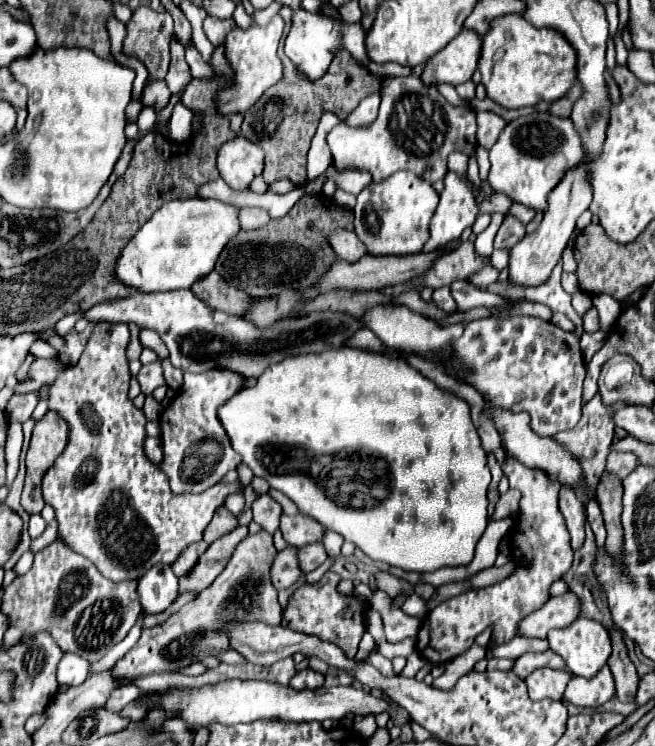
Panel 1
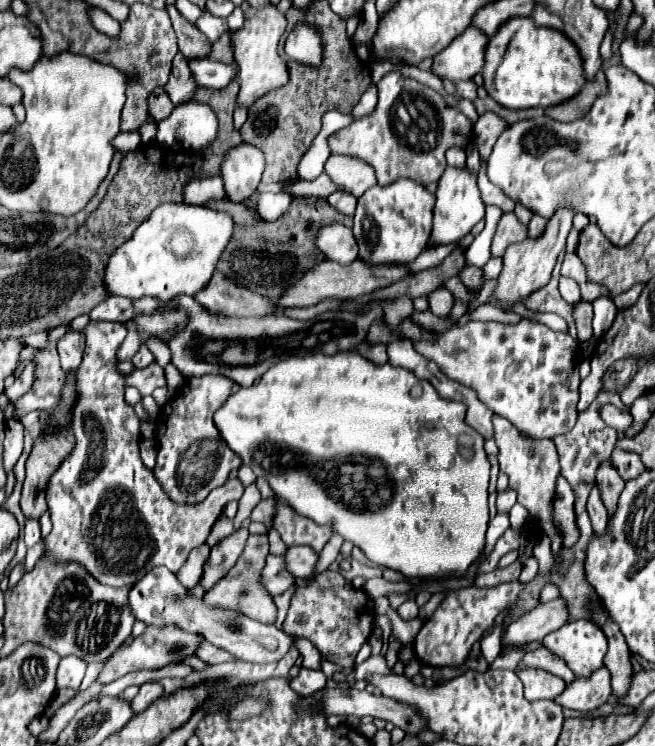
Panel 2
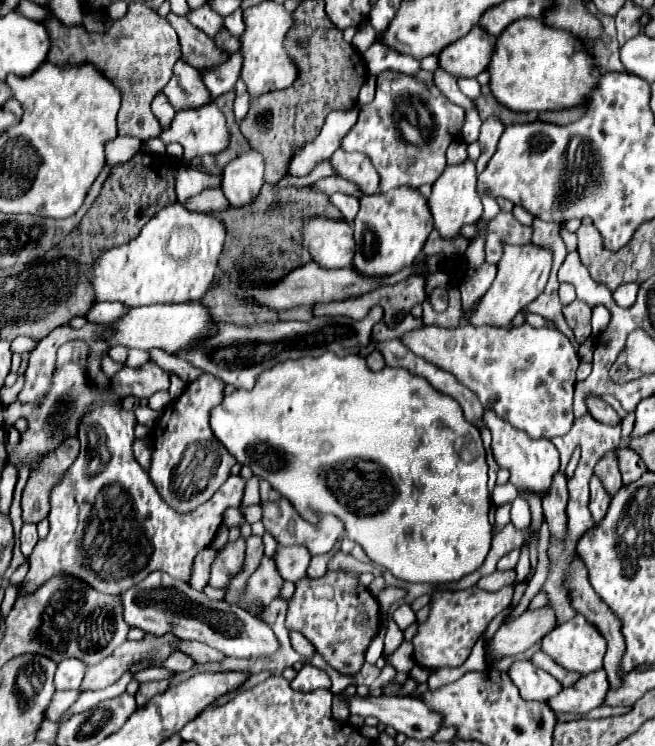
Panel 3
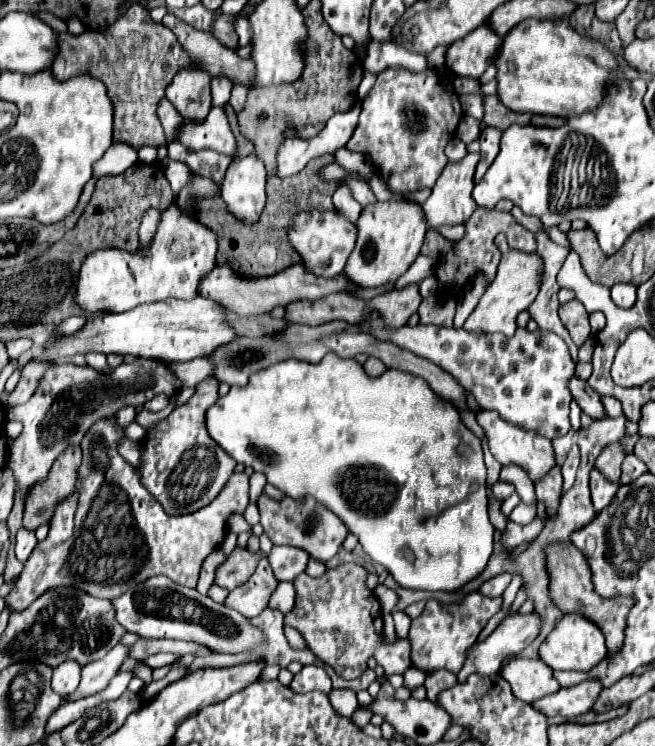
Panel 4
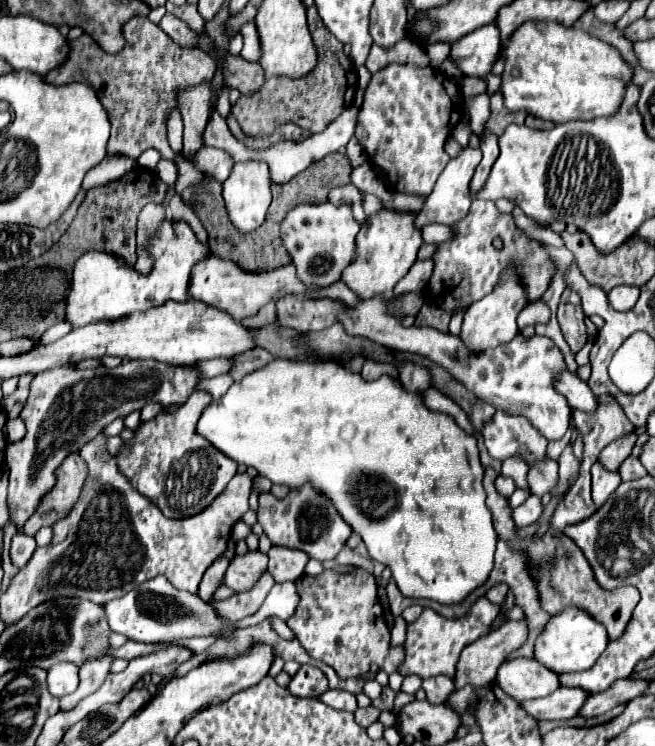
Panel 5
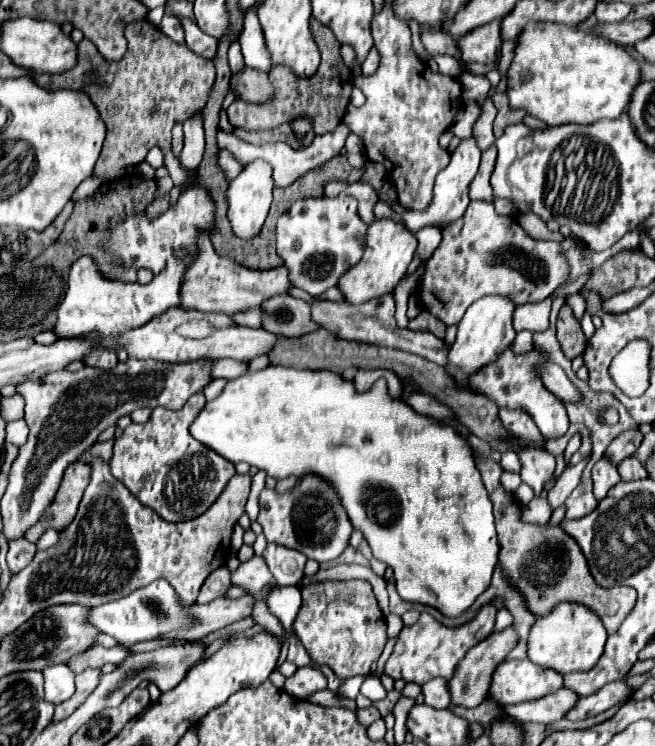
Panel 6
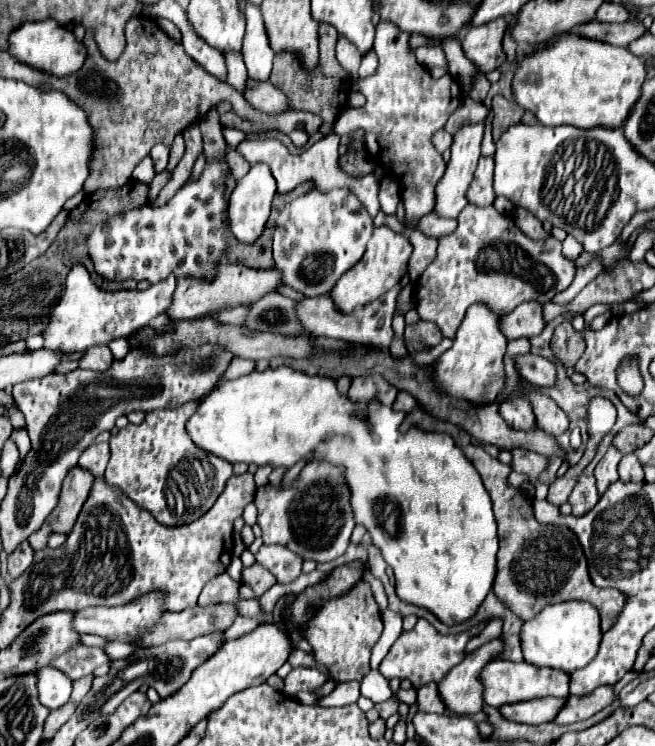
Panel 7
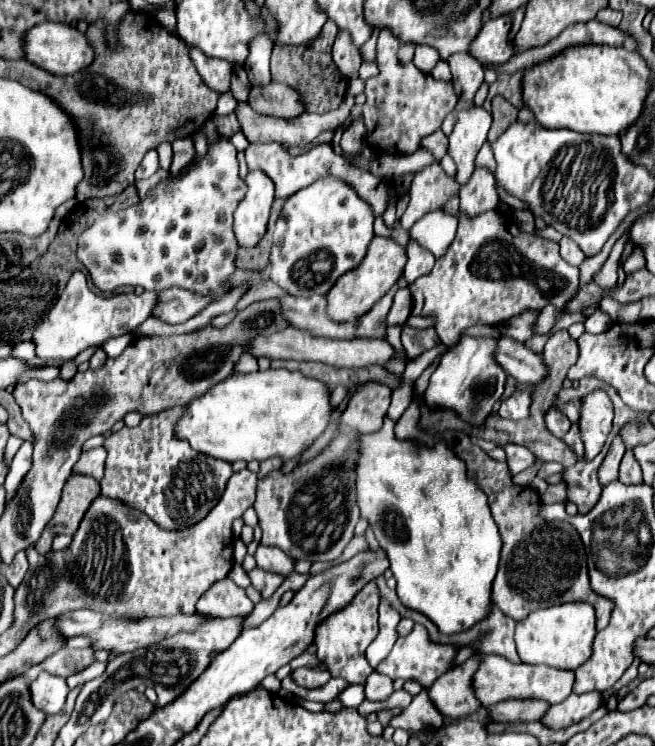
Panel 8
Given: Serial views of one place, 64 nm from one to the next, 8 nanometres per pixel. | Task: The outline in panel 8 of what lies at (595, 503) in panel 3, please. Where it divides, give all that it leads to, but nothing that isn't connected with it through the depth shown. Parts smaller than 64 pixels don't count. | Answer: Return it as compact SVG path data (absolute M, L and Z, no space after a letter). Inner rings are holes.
M616 436L610 444L610 450L604 458L604 462L600 464L598 468L598 480L600 480L600 486L606 486L610 482L616 482L618 480L618 466L620 466L620 460L624 456L624 444L622 440Z

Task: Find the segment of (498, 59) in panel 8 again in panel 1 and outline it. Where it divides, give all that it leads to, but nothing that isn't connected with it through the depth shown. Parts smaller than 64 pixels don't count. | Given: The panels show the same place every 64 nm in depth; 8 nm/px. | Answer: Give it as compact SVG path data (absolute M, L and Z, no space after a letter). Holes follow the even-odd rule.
M462 30L446 48L442 48L436 56L432 56L420 80L424 86L436 84L452 84L458 86L472 78L478 56L480 56L480 36L472 30Z

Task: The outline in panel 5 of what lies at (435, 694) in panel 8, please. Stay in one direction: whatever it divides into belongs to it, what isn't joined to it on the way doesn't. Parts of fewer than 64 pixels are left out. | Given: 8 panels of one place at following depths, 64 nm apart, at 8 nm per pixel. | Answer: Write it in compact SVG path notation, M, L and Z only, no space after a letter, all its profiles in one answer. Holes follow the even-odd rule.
M510 620L510 622L504 622L498 630L492 630L490 634L482 636L480 640L472 642L468 648L464 648L462 656L460 656L460 662L458 662L458 672L454 676L454 682L456 682L456 688L462 688L466 684L472 684L472 686L484 686L484 684L490 684L494 678L496 678L496 672L500 668L500 664L514 652L518 650L528 638L528 624L526 620Z

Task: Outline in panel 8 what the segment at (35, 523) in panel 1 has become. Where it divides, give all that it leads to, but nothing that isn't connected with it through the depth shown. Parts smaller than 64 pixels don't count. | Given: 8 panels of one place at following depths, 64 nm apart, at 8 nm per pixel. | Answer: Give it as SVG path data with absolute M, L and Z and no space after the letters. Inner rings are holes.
M20 550L20 552L14 556L14 562L4 568L4 576L6 576L6 580L10 582L10 586L16 588L16 584L20 584L20 580L24 580L26 570L28 570L26 550Z

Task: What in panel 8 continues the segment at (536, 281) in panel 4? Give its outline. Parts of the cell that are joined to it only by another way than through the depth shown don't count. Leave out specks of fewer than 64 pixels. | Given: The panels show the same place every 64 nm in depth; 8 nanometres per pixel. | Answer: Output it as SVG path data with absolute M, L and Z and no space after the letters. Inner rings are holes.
M462 334L460 342L440 358L438 368L430 378L430 384L424 392L424 400L428 402L428 406L452 408L460 414L460 418L476 426L482 424L484 418L492 412L494 402L502 396L506 382L506 374L496 362L496 348L498 338Z

